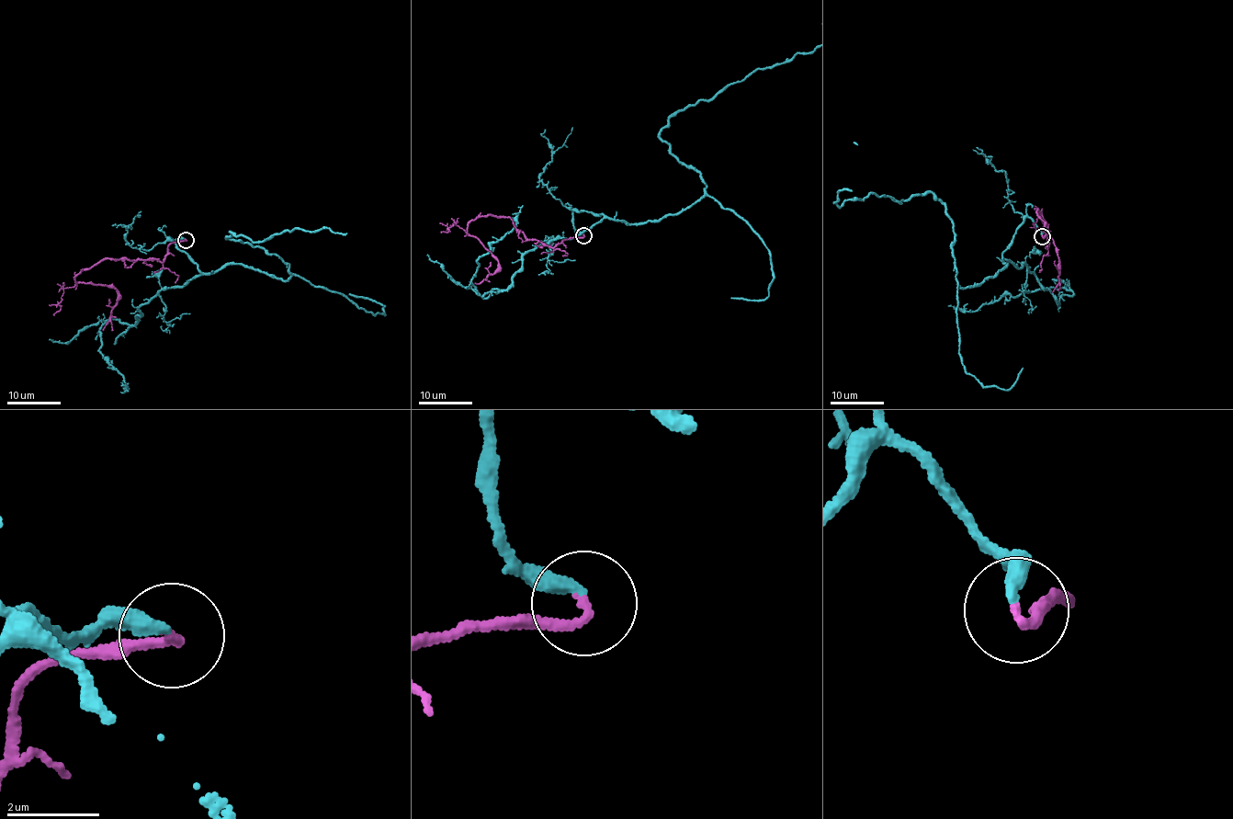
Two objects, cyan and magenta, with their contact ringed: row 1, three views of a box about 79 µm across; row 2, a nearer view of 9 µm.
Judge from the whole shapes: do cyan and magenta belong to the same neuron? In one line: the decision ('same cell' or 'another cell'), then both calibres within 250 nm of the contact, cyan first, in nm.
same cell; 340 nm thick on the cyan side, 180 nm on the other

